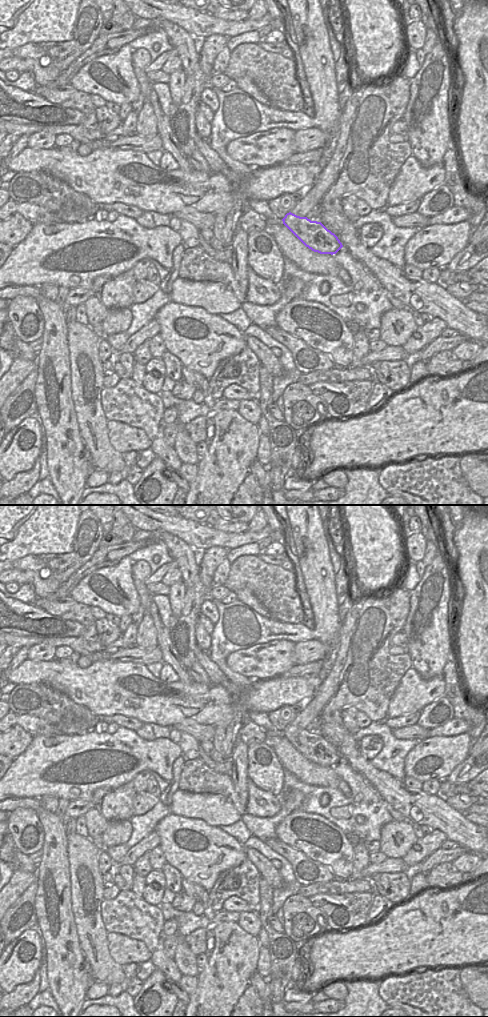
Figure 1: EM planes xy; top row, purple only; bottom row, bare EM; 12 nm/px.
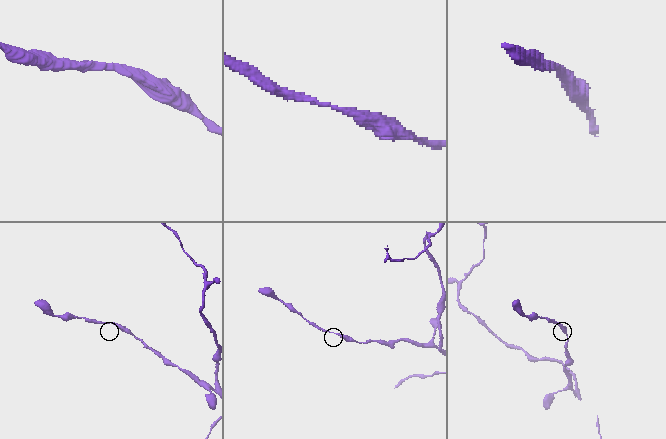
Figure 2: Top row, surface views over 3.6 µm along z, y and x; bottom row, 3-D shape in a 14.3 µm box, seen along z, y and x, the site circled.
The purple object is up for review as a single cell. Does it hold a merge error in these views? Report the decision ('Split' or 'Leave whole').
Leave whole.

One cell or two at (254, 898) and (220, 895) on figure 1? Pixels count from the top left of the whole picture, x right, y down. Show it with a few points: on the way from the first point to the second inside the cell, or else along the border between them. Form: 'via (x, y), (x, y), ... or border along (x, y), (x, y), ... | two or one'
via (246, 891), (228, 891) | one

